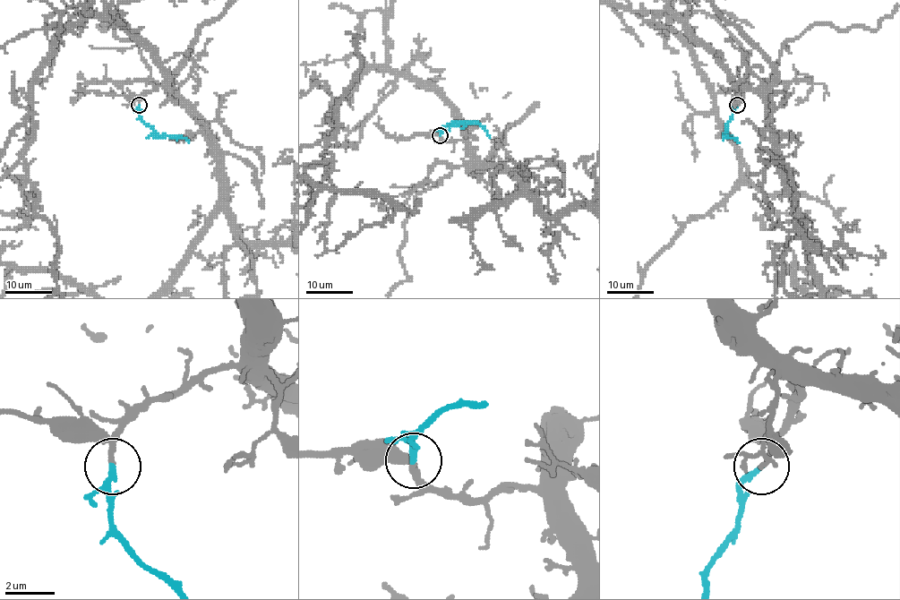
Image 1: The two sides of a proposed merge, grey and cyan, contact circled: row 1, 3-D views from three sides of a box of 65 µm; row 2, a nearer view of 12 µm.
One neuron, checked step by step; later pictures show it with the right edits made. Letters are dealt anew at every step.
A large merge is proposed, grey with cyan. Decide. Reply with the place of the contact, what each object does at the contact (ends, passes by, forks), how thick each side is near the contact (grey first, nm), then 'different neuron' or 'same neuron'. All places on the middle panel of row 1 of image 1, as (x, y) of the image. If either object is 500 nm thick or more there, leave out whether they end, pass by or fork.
at (440, 135); grey passes by; cyan ends there; 170 nm thick on the grey side, 240 nm on the other; same neuron

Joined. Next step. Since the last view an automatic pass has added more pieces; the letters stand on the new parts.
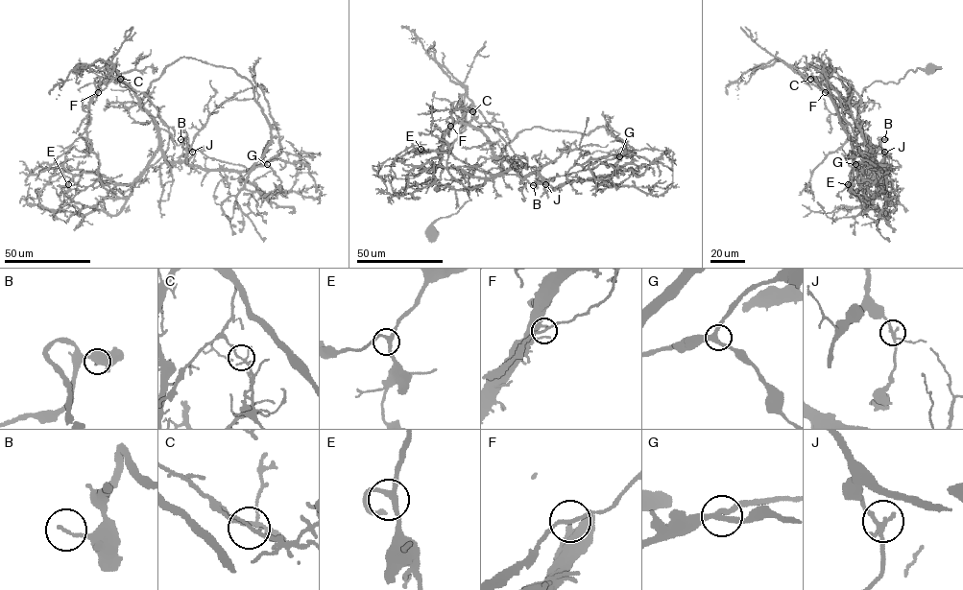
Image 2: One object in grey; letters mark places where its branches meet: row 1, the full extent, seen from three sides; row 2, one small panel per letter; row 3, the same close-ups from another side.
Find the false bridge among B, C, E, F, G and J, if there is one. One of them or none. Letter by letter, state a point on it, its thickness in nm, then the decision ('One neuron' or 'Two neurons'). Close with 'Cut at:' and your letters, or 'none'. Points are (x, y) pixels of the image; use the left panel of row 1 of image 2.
B: Place: (180, 139). Thickness 150 nm. One neuron
C: Place: (120, 79). Thickness 140 nm. Two neurons
E: Place: (68, 184). Thickness 240 nm. One neuron
F: Place: (98, 92). Thickness 160 nm. One neuron
G: Place: (267, 164). Thickness 260 nm. One neuron
J: Place: (192, 152). Thickness 200 nm. One neuron
Cut at: C

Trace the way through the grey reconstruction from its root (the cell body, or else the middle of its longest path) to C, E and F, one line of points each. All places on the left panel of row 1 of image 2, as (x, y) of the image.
C: (78, 70), (106, 70), (140, 106), (120, 79)
E: (78, 70), (106, 70), (128, 87), (151, 118), (158, 147), (131, 183), (104, 182), (83, 172), (68, 184)
F: (78, 70), (106, 70), (140, 106), (134, 91), (109, 77), (98, 92)

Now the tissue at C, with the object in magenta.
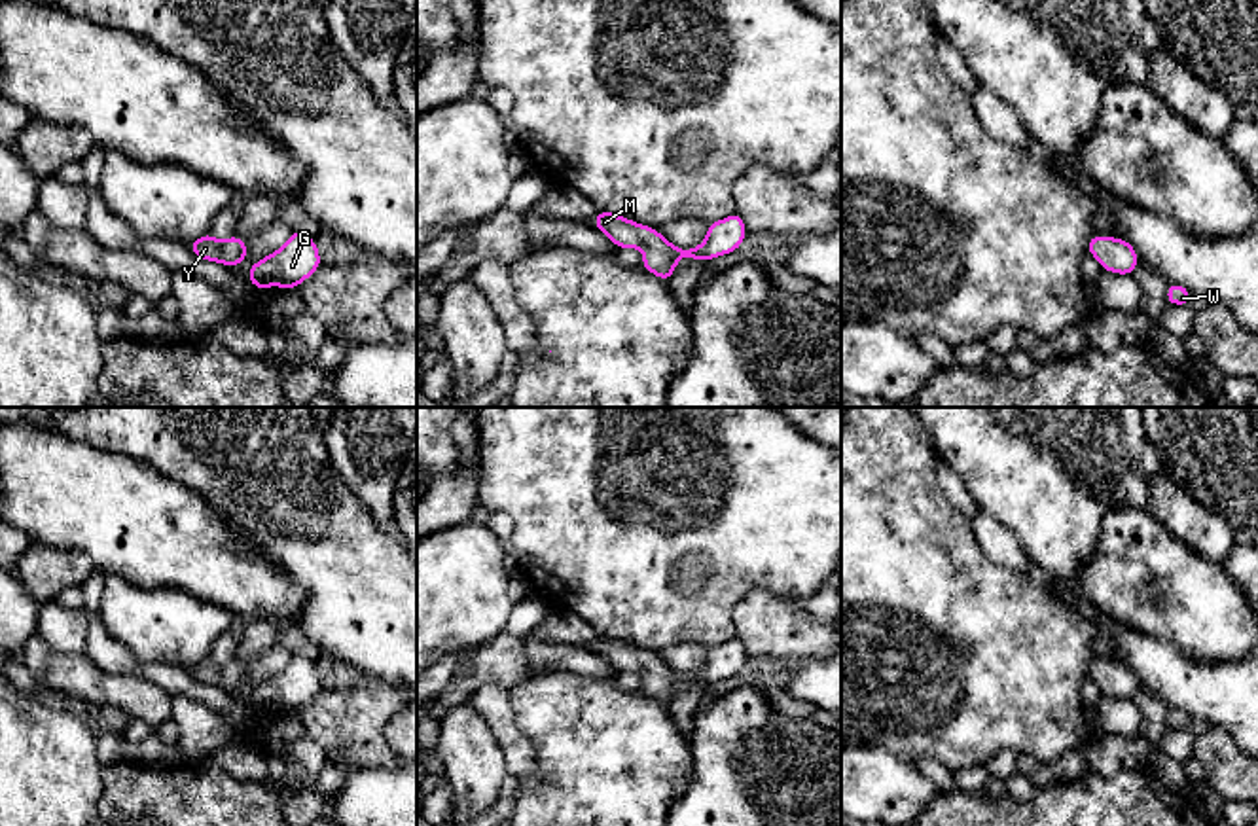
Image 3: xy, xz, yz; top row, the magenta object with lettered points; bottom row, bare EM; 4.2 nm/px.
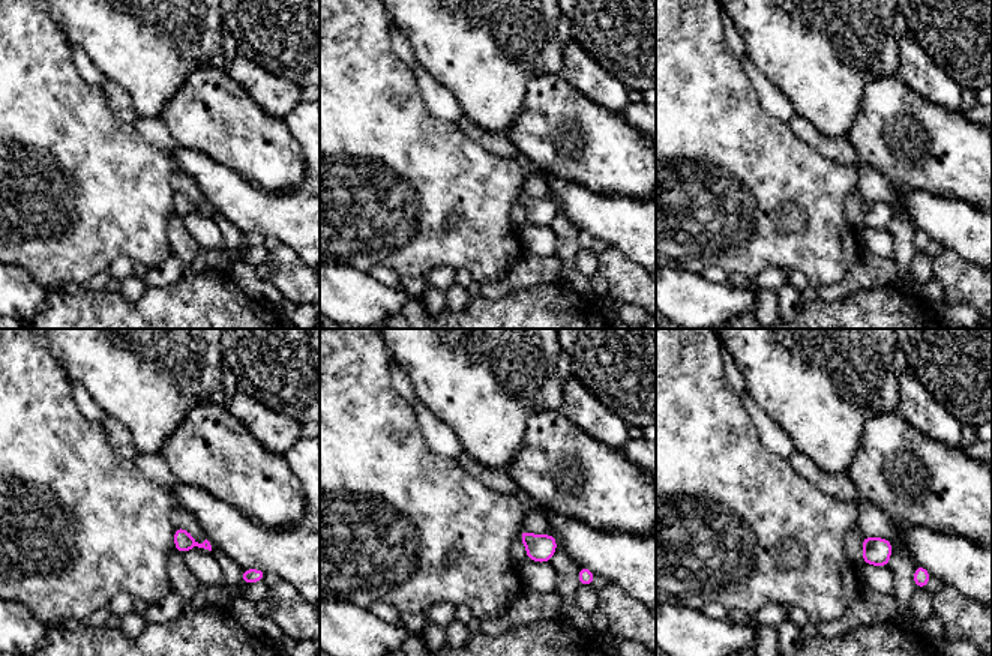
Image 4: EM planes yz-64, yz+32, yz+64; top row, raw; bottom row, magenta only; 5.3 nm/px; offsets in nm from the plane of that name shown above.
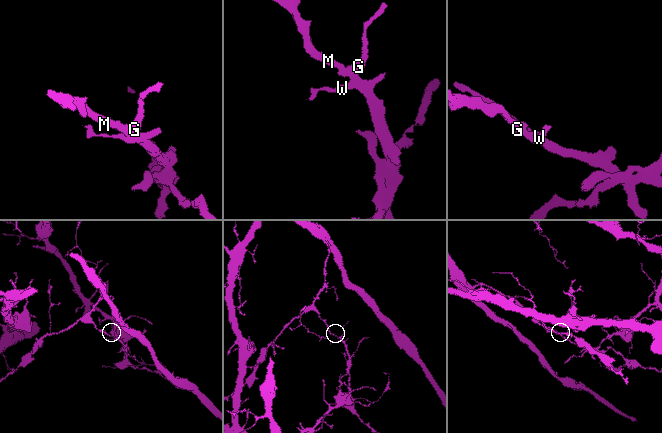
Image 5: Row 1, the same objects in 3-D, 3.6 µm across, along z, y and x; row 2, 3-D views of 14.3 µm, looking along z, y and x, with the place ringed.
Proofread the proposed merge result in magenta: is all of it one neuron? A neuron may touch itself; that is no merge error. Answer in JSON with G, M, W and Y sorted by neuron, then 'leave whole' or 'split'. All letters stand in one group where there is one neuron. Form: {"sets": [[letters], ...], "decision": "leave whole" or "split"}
{"sets": [["G", "W"], ["M", "Y"]], "decision": "split"}

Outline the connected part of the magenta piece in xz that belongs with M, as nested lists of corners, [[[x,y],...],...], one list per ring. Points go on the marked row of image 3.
[[[601,210],[593,222],[595,229],[606,233],[618,248],[642,248],[661,252],[661,235],[656,227],[631,222],[620,214]]]

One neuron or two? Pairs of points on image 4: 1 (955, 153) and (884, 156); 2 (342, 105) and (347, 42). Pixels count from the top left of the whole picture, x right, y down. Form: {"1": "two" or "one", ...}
{"1": "one", "2": "one"}

